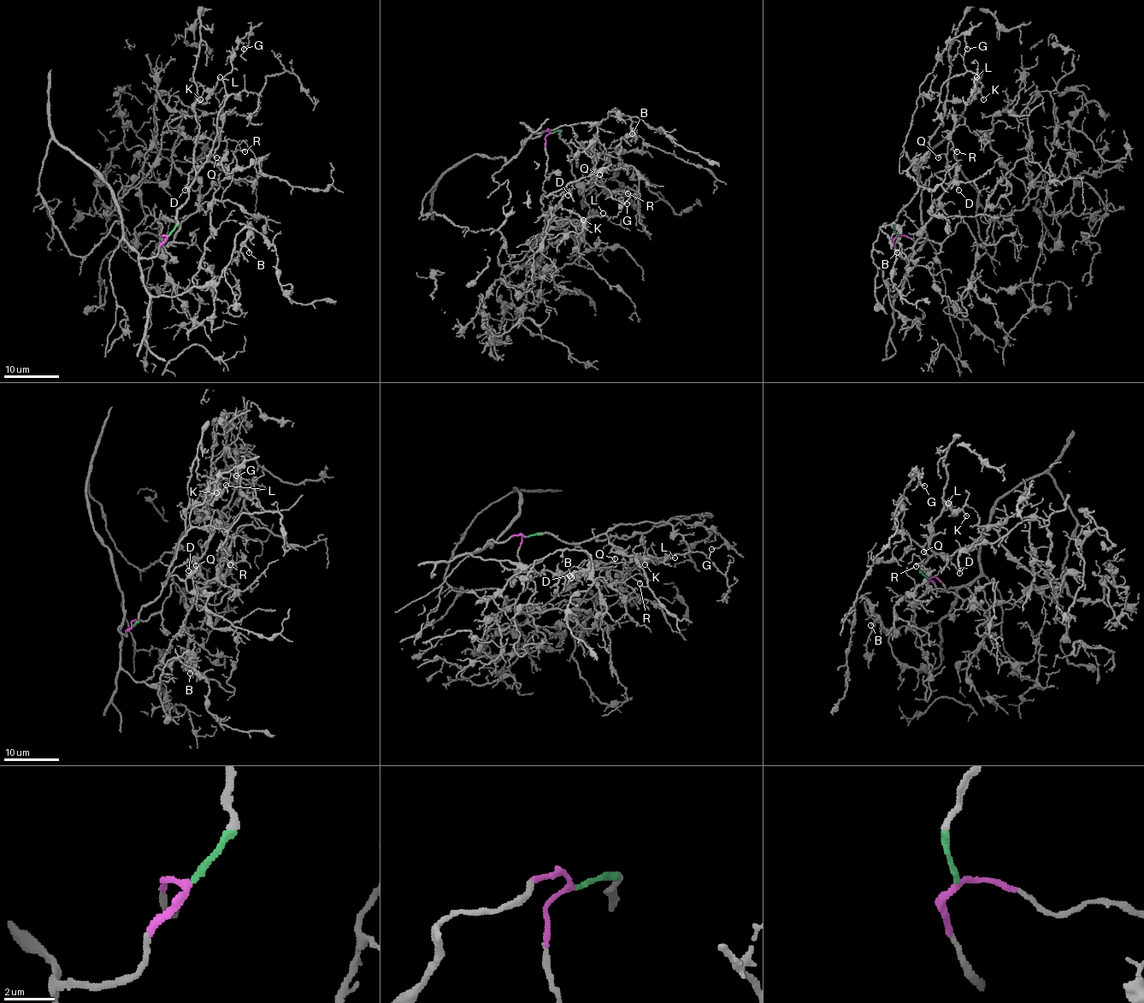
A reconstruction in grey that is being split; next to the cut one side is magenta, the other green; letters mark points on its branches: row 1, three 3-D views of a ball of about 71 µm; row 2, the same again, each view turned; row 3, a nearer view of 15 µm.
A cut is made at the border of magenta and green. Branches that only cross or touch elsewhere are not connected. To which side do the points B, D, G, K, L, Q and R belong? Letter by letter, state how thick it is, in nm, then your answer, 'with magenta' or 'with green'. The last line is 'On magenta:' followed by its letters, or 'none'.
B: 120 nm | with magenta
D: 120 nm | with green
G: 130 nm | with green
K: 130 nm | with green
L: 110 nm | with green
Q: 120 nm | with green
R: 130 nm | with magenta
On magenta: B, R

